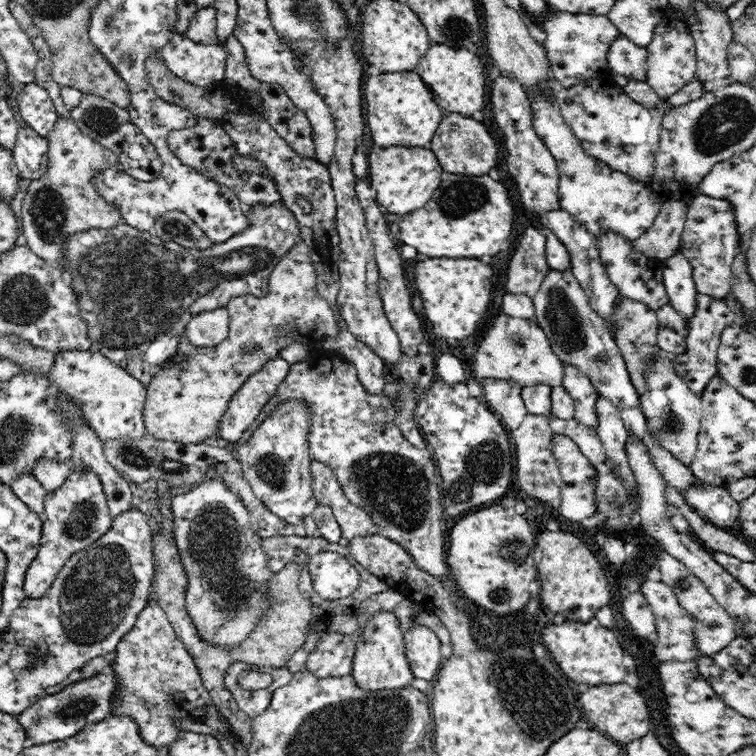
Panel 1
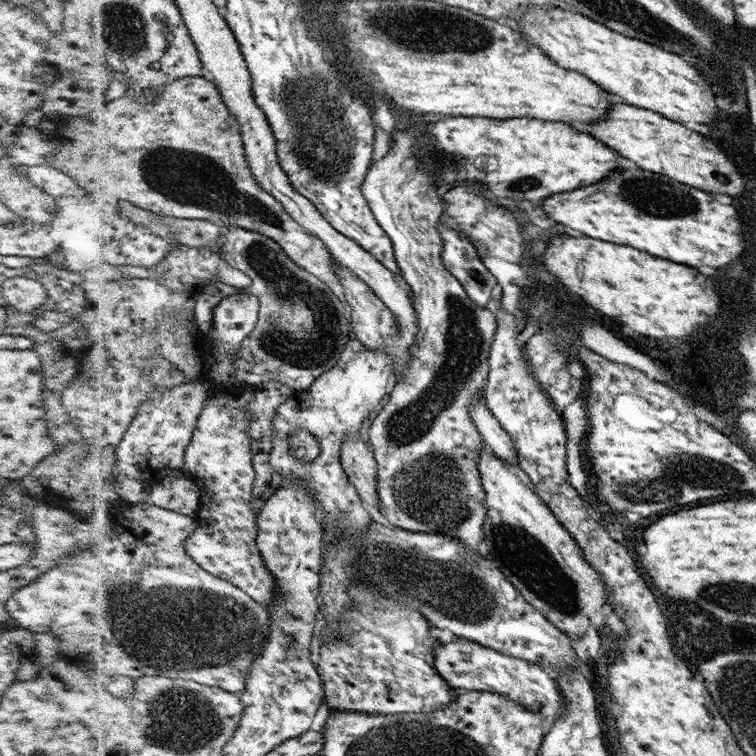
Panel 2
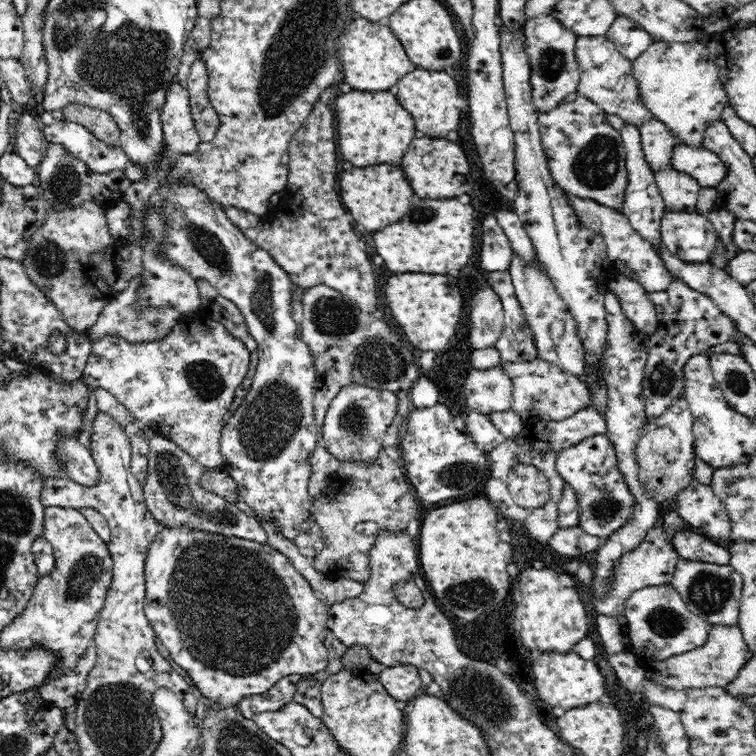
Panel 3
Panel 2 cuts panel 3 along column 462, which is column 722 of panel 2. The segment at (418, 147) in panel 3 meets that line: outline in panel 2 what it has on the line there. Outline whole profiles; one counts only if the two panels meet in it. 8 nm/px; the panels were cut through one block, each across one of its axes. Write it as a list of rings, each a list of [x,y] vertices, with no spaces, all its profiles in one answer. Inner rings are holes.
[[[616,99],[604,119],[584,124],[581,130],[605,142],[609,148],[616,149],[621,158],[632,161],[640,168],[649,169],[650,172],[661,173],[694,188],[704,188],[706,192],[730,194],[731,197],[740,196],[744,192],[746,180],[736,172],[734,162],[728,160],[724,150],[720,150],[712,139],[708,140],[704,135],[688,130],[660,113],[637,108]]]

